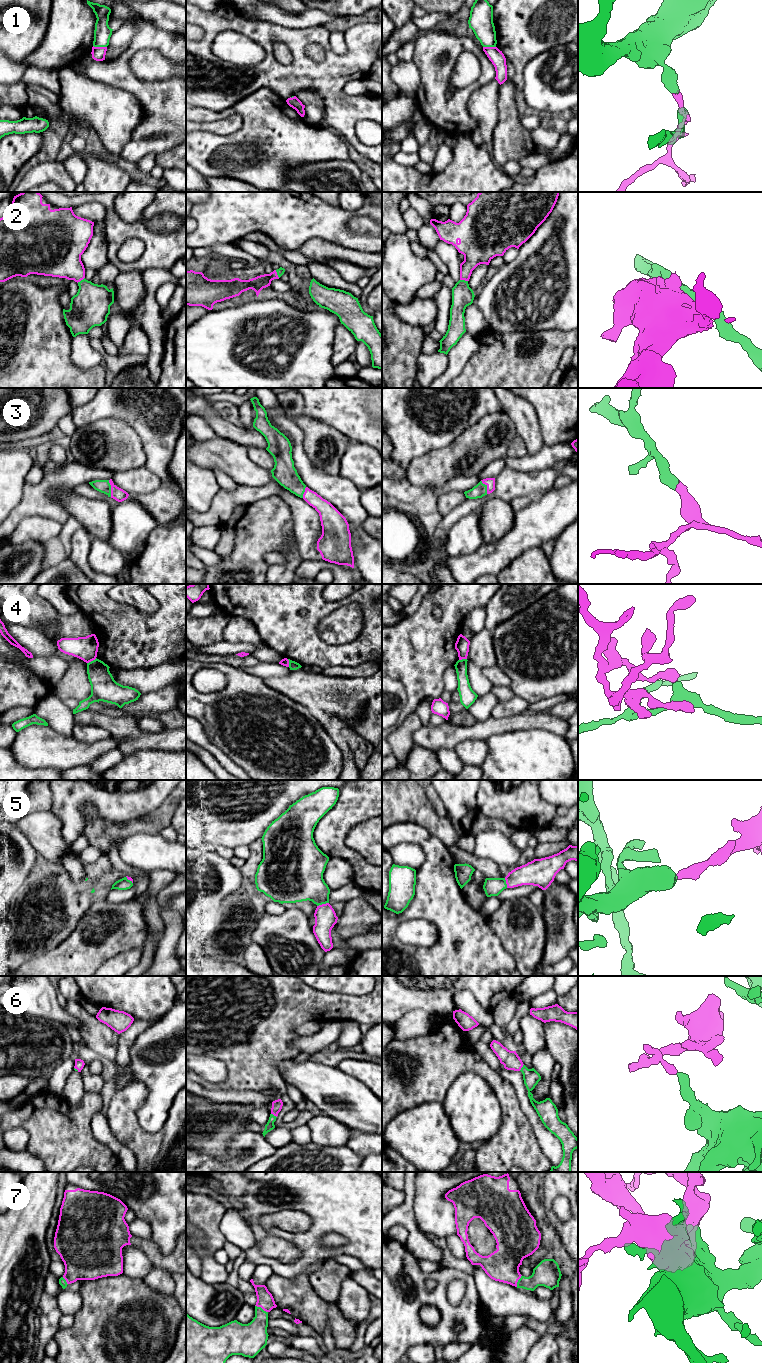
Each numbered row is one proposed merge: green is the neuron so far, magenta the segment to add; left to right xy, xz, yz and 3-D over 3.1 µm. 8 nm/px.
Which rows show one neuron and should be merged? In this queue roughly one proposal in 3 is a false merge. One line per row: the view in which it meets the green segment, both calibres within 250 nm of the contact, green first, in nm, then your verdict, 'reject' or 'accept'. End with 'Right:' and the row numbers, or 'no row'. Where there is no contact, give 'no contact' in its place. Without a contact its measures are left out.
1: xy | 140/110 nm | accept
2: xz | 60/110 nm | accept
3: xy | 110/100 nm | accept
4: xy | 220/190 nm | reject
5: xz | 340/180 nm | accept
6: yz | 140/140 nm | accept
7: xz | 240/140 nm | accept
Right: 1, 2, 3, 5, 6, 7

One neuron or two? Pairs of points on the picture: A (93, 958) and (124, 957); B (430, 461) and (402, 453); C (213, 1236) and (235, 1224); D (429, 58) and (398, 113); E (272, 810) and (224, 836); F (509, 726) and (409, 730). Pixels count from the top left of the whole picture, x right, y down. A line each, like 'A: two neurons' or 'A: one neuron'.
A: two neurons
B: two neurons
C: two neurons
D: two neurons
E: one neuron
F: two neurons

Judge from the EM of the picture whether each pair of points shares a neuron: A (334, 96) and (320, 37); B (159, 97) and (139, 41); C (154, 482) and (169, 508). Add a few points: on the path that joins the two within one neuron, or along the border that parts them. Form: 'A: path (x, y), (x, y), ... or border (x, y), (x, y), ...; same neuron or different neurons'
A: path (331, 81), (331, 57), (328, 52); same neuron
B: path (142, 90), (124, 73), (124, 58); same neuron
C: border (163, 484), (150, 492), (135, 494); different neurons

